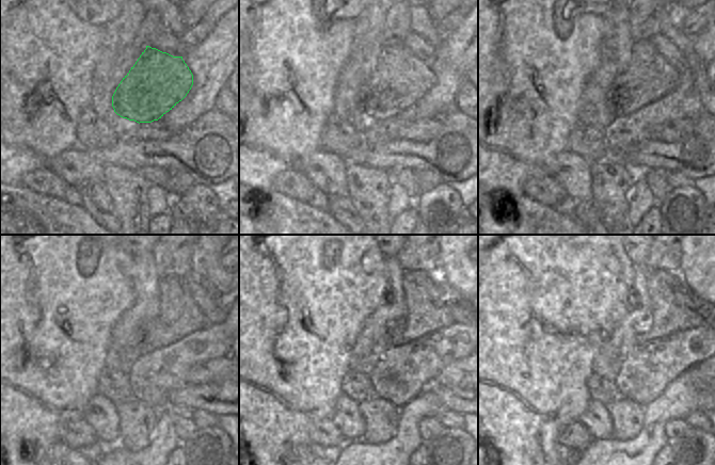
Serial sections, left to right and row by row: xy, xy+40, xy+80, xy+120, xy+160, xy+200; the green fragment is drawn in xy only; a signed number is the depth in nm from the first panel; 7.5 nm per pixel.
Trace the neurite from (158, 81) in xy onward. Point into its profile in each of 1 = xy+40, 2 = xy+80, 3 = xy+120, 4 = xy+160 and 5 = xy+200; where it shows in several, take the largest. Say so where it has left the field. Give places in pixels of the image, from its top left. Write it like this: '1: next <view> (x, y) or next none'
1: next xy+40 (399, 79)
2: next xy+80 (649, 77)
3: next xy+120 (178, 316)
4: next xy+160 (431, 304)
5: next xy+200 (673, 303)

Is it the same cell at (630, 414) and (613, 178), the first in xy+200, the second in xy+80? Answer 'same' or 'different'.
same

